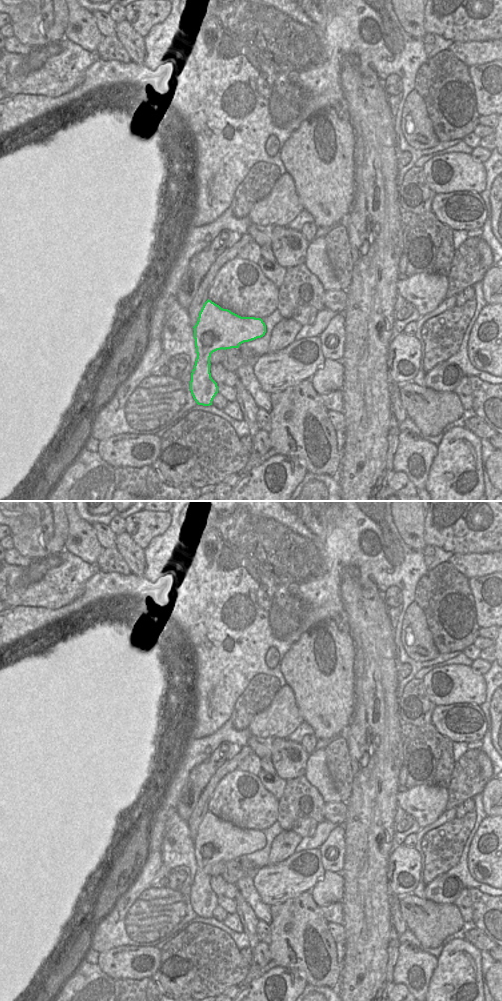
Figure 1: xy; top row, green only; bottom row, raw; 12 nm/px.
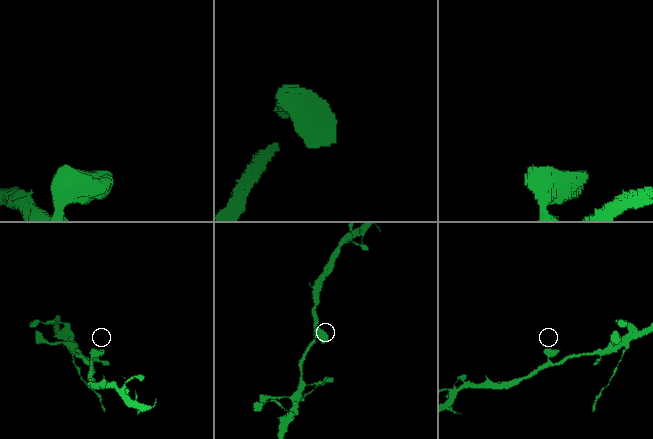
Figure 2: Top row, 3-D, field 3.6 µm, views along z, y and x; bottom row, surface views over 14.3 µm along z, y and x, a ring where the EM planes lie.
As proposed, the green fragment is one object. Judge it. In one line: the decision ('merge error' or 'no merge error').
no merge error

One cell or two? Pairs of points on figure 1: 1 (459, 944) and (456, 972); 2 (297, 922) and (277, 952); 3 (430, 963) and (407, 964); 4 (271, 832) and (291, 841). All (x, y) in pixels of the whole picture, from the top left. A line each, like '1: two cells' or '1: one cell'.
1: one cell
2: one cell
3: one cell
4: two cells

